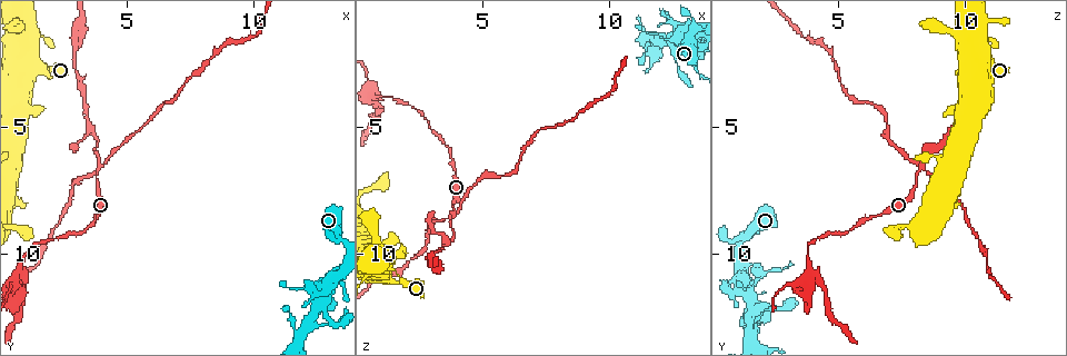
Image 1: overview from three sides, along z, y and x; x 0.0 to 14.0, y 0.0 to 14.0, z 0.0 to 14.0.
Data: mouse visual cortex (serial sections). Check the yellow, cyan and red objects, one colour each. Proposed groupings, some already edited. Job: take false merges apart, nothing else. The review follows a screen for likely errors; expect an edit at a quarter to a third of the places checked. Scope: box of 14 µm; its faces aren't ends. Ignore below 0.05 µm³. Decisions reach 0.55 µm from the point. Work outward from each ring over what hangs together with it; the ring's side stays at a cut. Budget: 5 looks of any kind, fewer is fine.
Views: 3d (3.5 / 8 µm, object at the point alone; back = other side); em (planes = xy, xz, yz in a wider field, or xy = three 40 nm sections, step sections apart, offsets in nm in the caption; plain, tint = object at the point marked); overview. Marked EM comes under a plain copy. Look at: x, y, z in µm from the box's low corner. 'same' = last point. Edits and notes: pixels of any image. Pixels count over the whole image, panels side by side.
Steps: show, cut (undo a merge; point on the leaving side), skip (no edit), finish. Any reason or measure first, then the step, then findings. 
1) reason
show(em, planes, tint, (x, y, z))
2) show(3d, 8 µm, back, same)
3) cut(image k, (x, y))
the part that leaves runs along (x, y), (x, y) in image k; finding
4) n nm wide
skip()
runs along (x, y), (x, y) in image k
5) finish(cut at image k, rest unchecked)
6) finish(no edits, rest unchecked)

four or more arms meet
show(3d, 3.5 µm, (4.0, 6.5, 8.3))

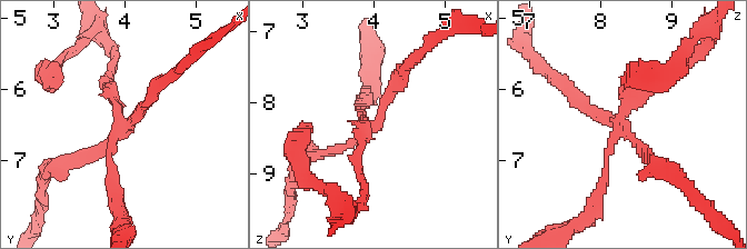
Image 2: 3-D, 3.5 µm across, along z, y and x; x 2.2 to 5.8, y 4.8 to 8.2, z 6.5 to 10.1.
4 arms; arms of 150, 150, 150, 150 nm
show(em, planes, tint, (4.05, 6.50, 8.25))

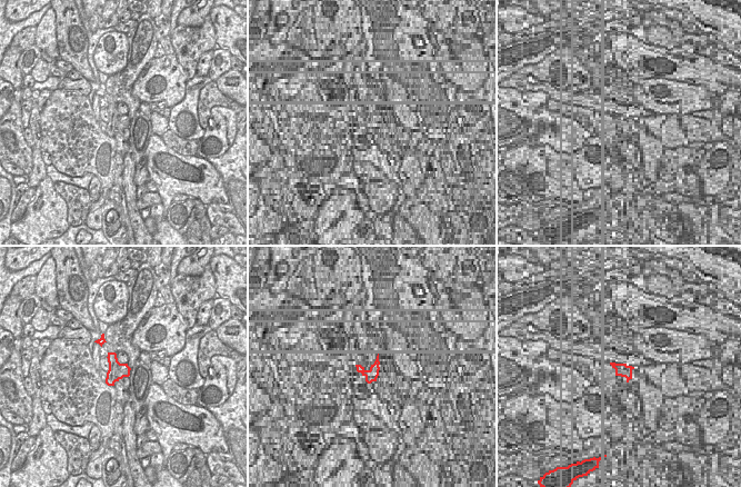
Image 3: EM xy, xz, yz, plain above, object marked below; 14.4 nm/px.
cut(image 2, (334, 149))
a second cell is stuck on

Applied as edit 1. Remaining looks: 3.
arms part here
show(3d, 3.5 µm, (3.7, 5.1, 9.6))

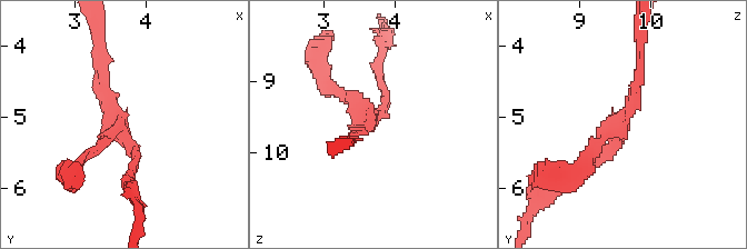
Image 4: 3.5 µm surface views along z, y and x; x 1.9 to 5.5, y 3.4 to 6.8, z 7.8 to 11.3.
3 arms; arms of 150, 150, 150 nm
show(em, planes, tint, (3.60, 5.15, 9.50))

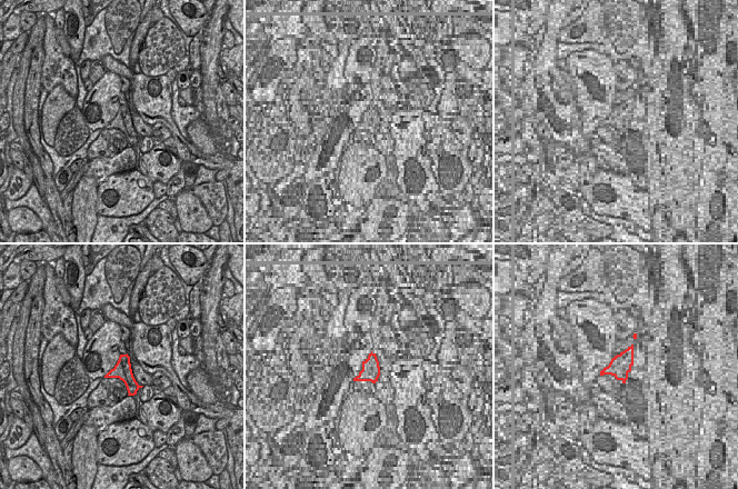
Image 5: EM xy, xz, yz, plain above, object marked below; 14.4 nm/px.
skip()
runs along (573, 176), (618, 139), (640, 63) in image 4; all the same cell

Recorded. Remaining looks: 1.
finish(cut at image 2, rest unchecked)

